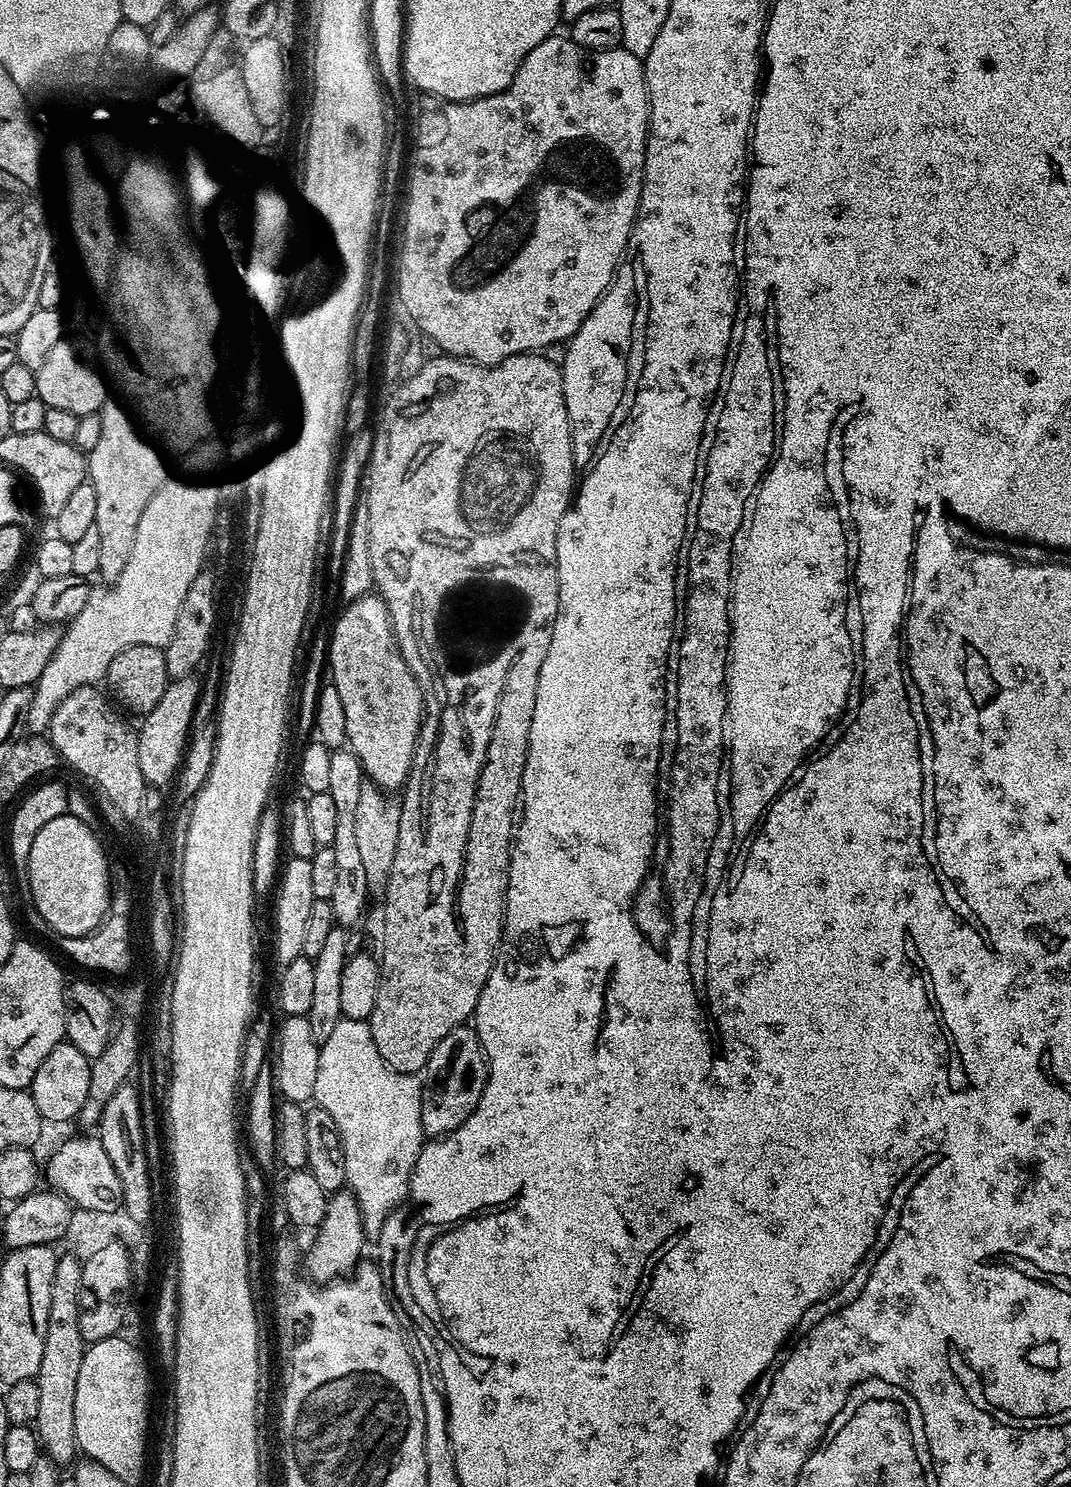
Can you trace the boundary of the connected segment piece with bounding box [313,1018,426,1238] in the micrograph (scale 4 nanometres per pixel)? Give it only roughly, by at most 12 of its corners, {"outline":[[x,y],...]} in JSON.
{"outline":[[368,1020],[319,1045],[314,1100],[379,1237],[425,1146],[422,1080]]}

